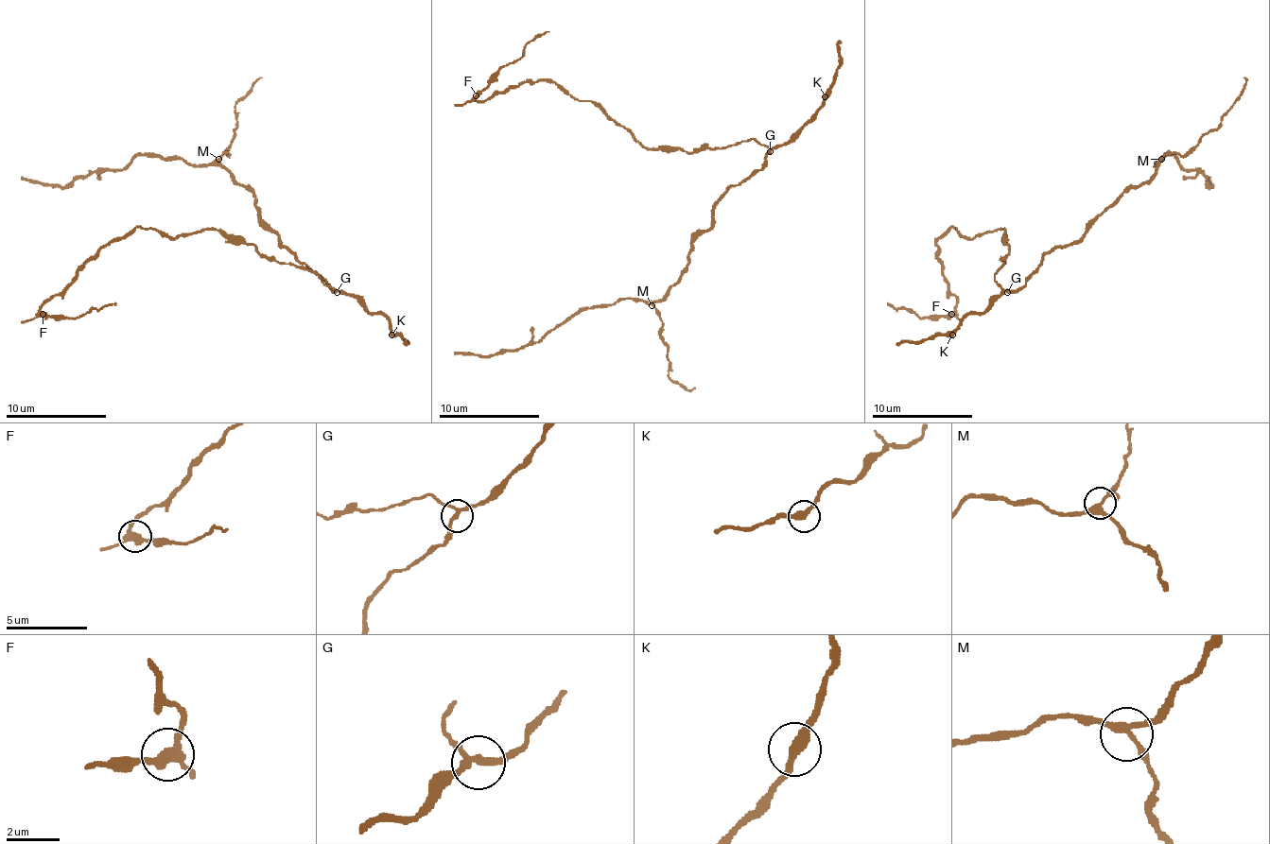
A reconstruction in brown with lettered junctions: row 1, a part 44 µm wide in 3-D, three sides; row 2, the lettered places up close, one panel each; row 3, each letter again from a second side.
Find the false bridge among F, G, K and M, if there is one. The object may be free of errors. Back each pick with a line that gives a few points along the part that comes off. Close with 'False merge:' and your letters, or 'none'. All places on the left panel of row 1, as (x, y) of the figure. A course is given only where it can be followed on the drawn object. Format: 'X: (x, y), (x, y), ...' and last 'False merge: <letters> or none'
F: (43, 315), (82, 317), (90, 309), (115, 301)
False merge: F

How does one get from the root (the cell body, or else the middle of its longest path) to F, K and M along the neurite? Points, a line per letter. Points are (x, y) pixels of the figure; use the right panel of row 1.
F: (1000, 284), (1005, 229), (965, 236), (952, 226), (937, 241), (942, 277), (957, 300), (952, 315)
K: (1000, 284), (1002, 292), (982, 312), (969, 312), (952, 335)
M: (1000, 284), (1020, 289), (1045, 254), (1072, 244), (1125, 191), (1140, 186), (1161, 159)

